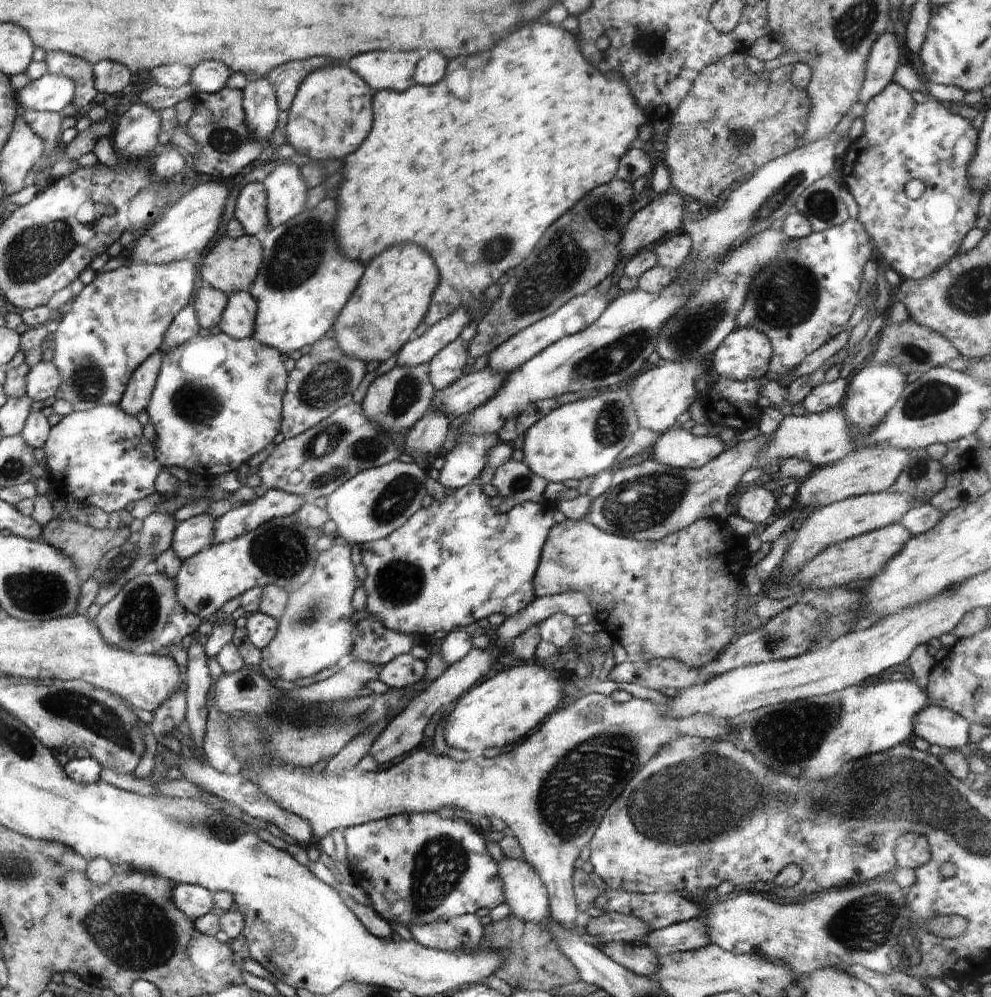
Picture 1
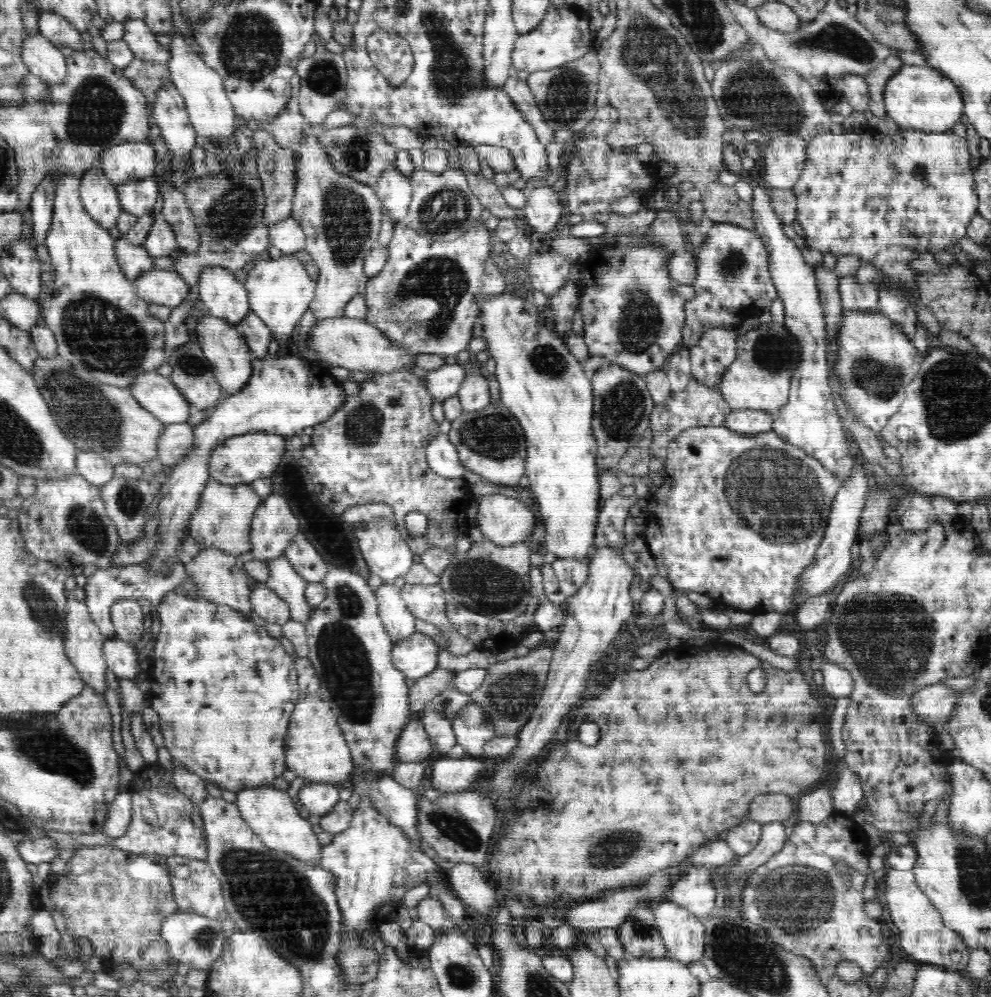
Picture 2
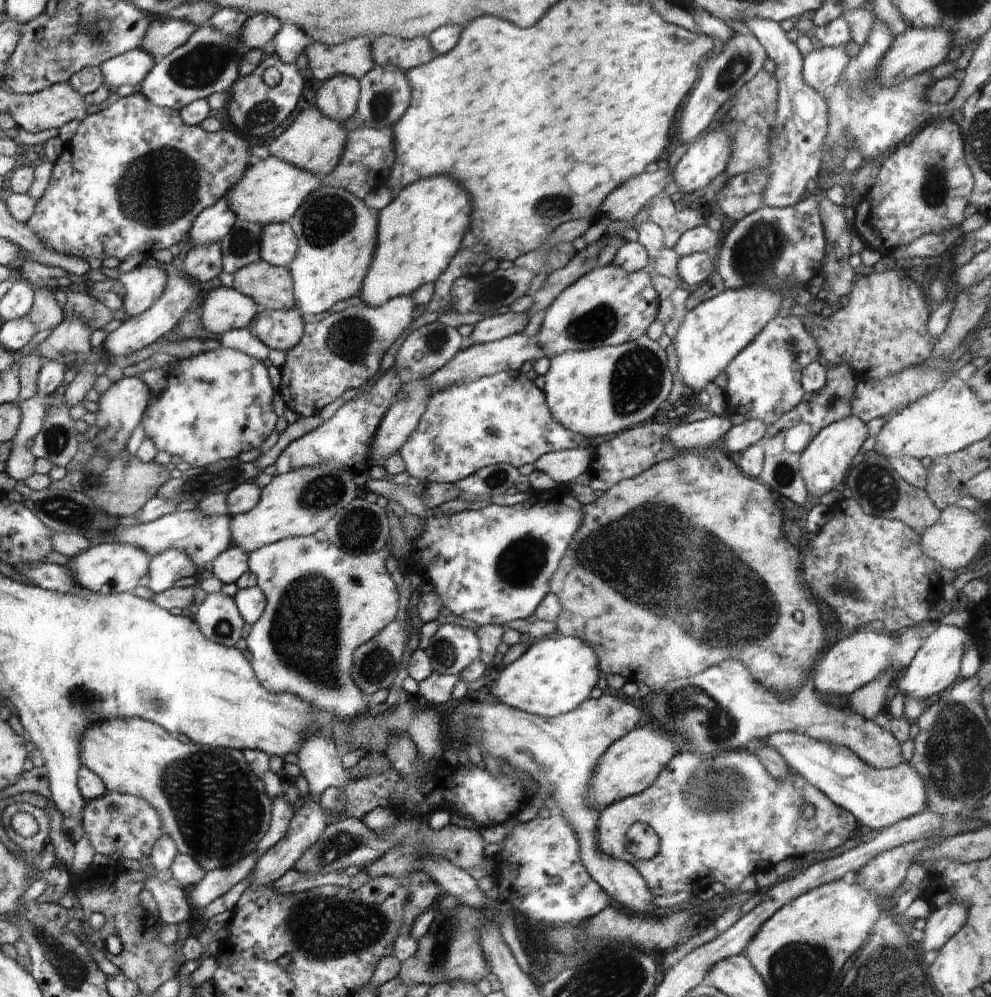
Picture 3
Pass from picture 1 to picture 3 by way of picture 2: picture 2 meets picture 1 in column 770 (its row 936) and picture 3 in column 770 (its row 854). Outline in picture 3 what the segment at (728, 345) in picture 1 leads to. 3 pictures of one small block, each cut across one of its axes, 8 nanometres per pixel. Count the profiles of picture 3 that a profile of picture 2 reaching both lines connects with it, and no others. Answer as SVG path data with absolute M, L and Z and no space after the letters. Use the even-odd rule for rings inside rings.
M774 317L724 369L727 376L724 391L729 414L742 414L748 420L758 419L765 422L767 428L773 425L783 414L800 404L805 396L801 370L811 362L822 361L820 354L817 340L802 317Z

